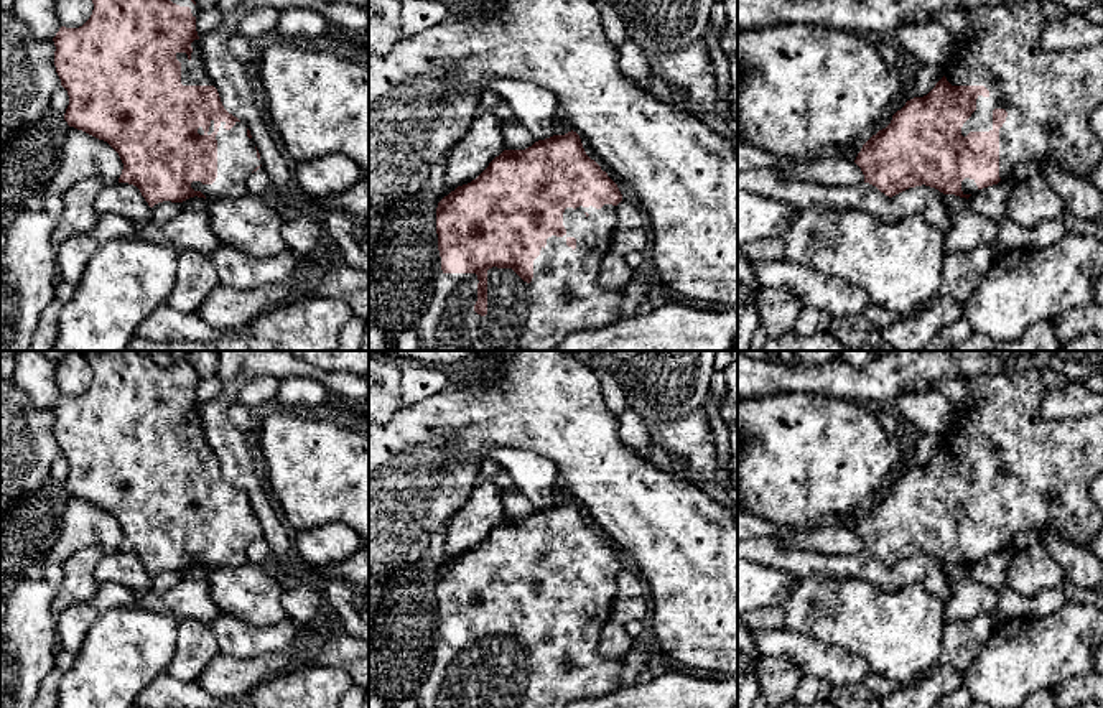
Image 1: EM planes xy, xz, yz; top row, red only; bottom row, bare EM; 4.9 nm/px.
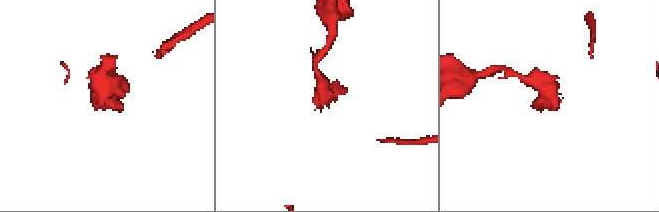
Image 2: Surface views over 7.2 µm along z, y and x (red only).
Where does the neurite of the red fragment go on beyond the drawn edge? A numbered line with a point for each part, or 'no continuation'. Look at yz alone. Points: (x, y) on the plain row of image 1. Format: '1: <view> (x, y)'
1: yz (1049, 465)

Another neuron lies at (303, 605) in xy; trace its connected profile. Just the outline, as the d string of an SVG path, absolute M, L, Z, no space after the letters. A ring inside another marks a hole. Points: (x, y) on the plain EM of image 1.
M295 585L283 588L282 606L295 626L309 627L319 624L326 599L314 585Z

